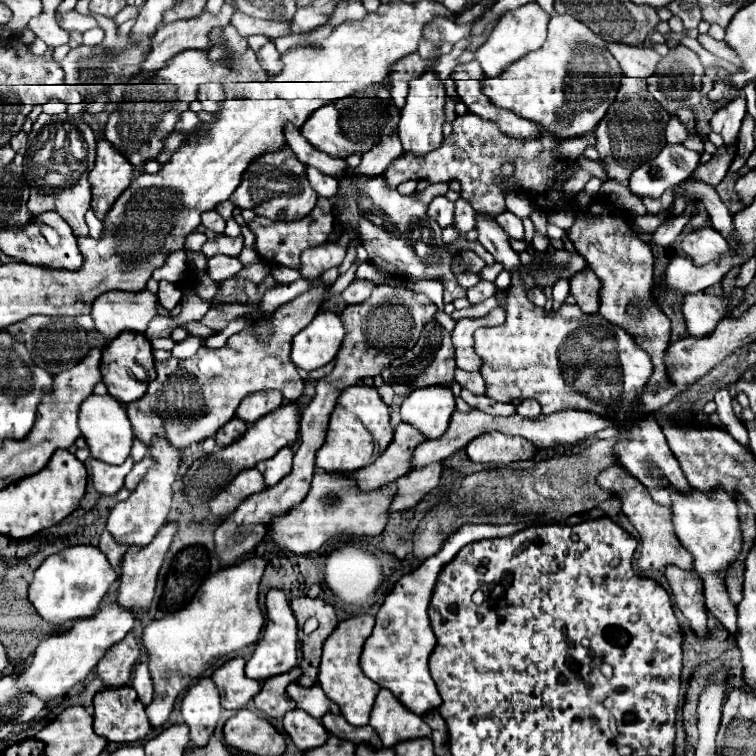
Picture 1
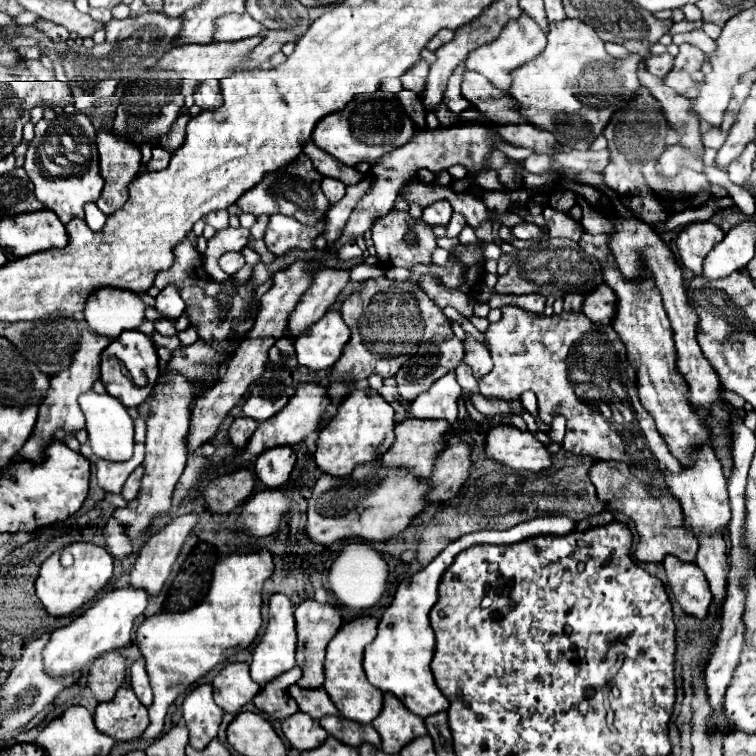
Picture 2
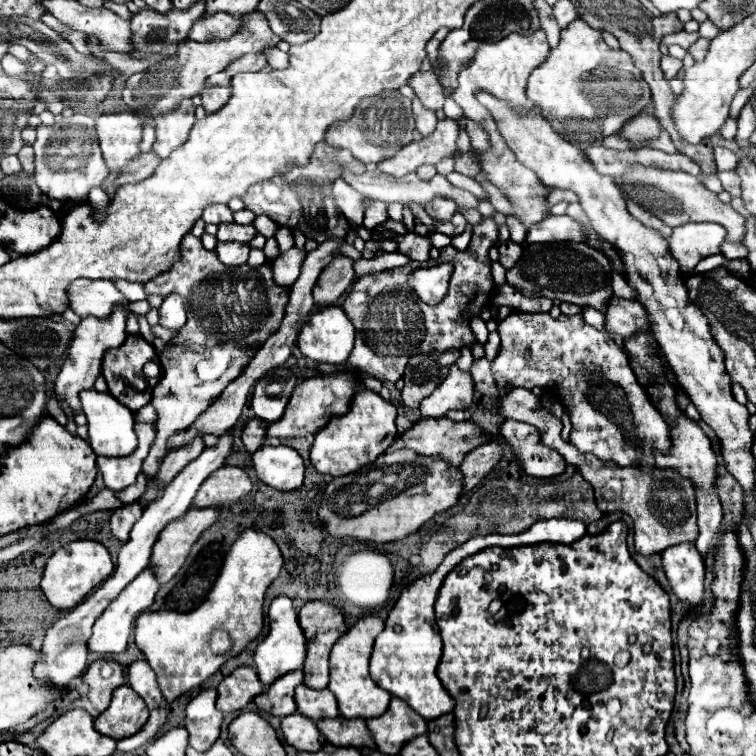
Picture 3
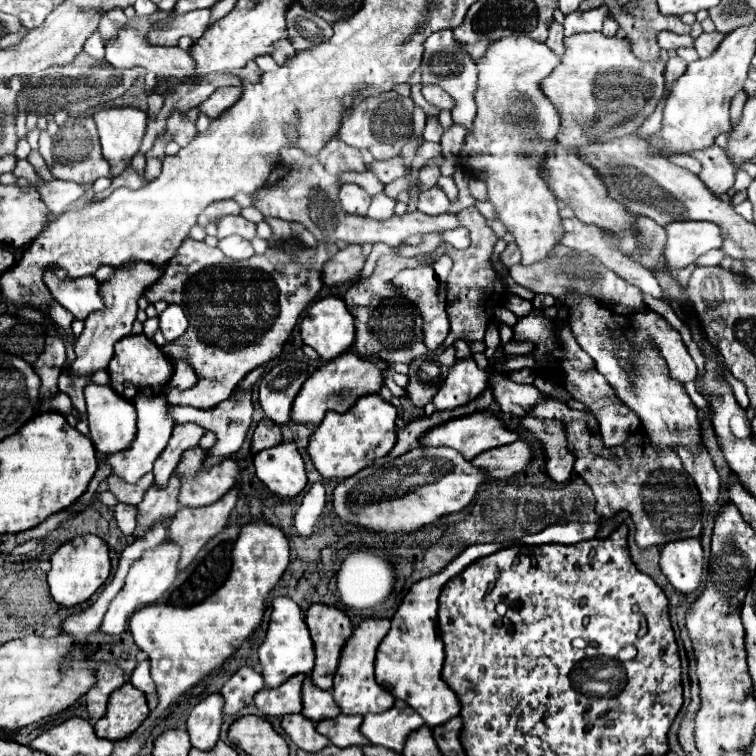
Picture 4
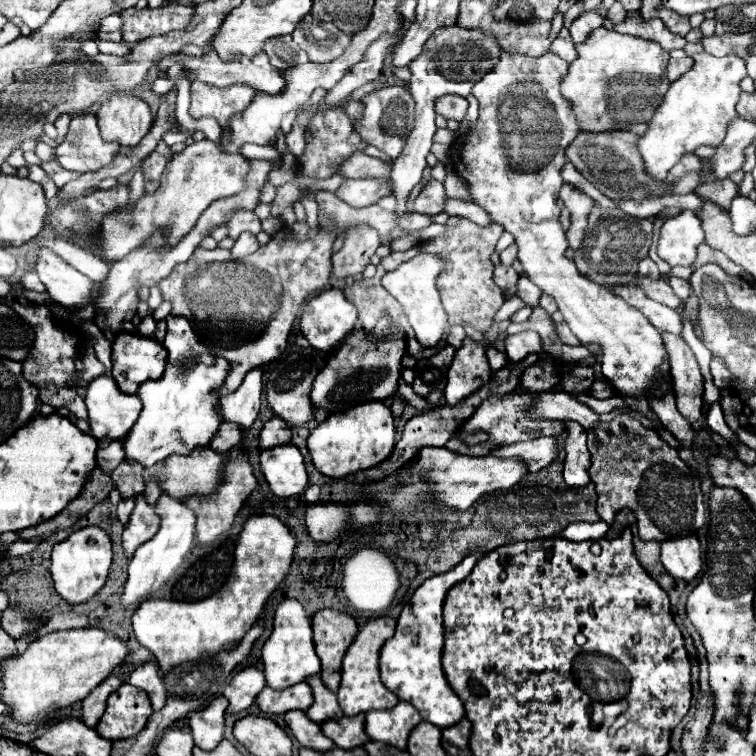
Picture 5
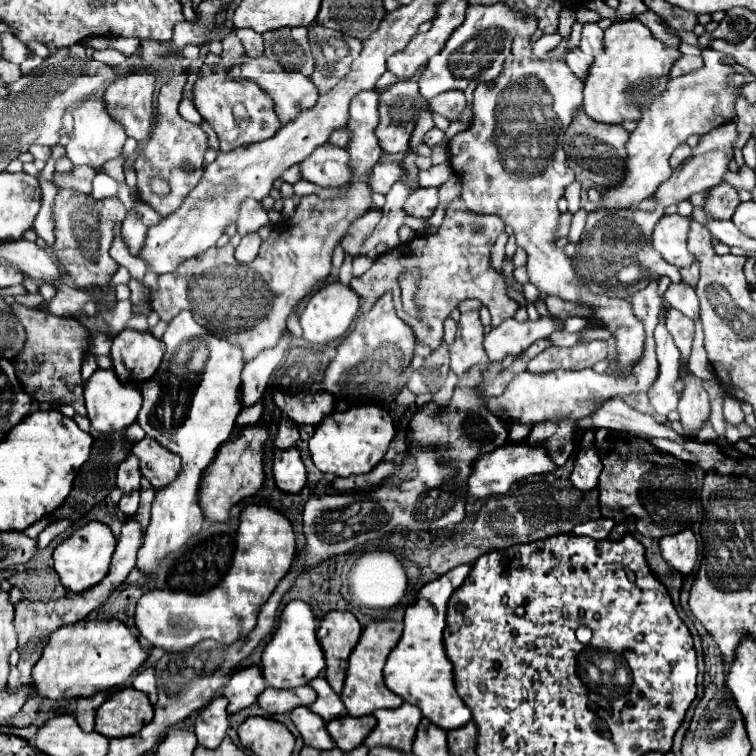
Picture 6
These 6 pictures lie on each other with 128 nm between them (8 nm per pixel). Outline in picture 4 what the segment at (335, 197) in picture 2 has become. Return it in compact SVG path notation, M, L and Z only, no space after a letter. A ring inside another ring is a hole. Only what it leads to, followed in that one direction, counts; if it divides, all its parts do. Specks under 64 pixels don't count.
M348 184L348 186L340 188L340 200L342 200L342 204L348 204L350 214L366 214L372 198L364 188L360 188L356 184Z

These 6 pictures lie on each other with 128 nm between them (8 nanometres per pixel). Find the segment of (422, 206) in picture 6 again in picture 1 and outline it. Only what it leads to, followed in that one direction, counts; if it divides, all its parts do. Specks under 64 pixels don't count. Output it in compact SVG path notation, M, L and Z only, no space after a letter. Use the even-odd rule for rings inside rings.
M438 196L428 204L428 216L432 216L442 228L446 228L454 220L454 204L448 198Z

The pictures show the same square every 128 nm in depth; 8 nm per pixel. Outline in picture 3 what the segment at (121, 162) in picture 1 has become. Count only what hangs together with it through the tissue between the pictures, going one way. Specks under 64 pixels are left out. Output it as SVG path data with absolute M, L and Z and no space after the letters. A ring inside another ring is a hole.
M134 112L102 114L96 120L96 134L106 162L128 162L140 154L142 118Z

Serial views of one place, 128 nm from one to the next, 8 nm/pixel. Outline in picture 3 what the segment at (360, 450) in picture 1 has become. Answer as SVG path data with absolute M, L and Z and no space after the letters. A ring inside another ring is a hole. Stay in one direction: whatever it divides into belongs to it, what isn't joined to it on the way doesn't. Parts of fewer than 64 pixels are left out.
M358 390L350 410L344 416L332 416L328 424L316 434L310 460L312 466L326 476L346 476L362 466L372 464L380 454L384 454L396 438L396 406L384 400L372 390Z

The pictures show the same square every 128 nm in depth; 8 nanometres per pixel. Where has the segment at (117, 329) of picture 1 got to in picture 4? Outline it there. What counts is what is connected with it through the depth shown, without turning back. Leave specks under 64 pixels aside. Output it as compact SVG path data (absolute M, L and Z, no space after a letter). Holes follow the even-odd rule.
M52 268L44 274L44 282L52 292L54 300L70 310L78 320L84 320L90 312L102 310L104 302L98 294L98 282L94 276L82 276L80 280L68 280L64 272Z

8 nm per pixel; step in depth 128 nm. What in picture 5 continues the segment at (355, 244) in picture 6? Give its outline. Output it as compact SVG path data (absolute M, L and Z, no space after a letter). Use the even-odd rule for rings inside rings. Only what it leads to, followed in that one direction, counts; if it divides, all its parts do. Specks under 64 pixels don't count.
M368 226L350 228L348 232L344 232L342 250L332 256L334 262L332 274L336 278L348 278L360 274L374 256L378 246L380 246L380 236L374 228Z

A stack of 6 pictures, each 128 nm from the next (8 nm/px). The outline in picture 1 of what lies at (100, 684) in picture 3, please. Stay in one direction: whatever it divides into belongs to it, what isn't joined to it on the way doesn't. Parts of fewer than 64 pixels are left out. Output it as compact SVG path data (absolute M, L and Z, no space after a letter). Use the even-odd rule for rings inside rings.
M128 634L116 648L108 648L104 660L96 666L96 676L104 682L106 688L120 688L126 686L140 656L138 642L132 634Z

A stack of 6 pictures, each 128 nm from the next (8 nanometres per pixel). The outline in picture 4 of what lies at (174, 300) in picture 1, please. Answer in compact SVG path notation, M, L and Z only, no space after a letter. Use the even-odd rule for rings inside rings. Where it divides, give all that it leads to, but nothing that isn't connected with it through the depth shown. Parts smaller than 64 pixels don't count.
M170 304L162 314L160 314L160 330L162 330L164 338L168 342L178 340L188 328L188 318L184 316L184 310L176 304ZM162 314L164 314L164 318L162 318Z

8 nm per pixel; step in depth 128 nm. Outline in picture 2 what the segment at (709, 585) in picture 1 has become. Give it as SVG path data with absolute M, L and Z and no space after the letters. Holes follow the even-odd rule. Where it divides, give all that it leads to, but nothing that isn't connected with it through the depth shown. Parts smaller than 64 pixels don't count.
M704 536L700 540L698 556L696 556L698 568L706 574L710 582L710 590L714 596L714 604L720 606L726 596L726 546L722 536Z

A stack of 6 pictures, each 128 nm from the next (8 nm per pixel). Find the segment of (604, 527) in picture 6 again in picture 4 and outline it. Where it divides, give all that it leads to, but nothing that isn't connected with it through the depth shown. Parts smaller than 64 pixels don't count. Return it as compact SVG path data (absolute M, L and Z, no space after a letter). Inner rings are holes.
M582 522L552 524L538 534L524 536L520 542L522 544L548 544L548 542L576 544L576 542L582 542L582 540L592 540L596 536L598 528L600 528L600 524L582 524Z

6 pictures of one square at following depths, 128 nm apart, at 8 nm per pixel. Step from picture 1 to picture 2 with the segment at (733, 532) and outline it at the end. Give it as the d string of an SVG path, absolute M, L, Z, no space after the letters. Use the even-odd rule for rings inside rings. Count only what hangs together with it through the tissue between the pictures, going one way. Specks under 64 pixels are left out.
M700 448L696 456L692 456L692 468L682 468L676 476L672 472L666 472L666 486L674 492L674 496L680 500L686 526L694 530L696 536L702 532L724 532L730 522L730 504L728 504L728 490L726 490L726 478L722 474L720 460L714 456L714 450Z

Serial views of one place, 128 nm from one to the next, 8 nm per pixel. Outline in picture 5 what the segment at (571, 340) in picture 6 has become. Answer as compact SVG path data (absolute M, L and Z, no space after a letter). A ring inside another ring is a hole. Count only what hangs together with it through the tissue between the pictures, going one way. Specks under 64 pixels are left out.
M520 332L506 338L506 354L512 362L520 362L530 352L542 350L542 338L536 332Z

